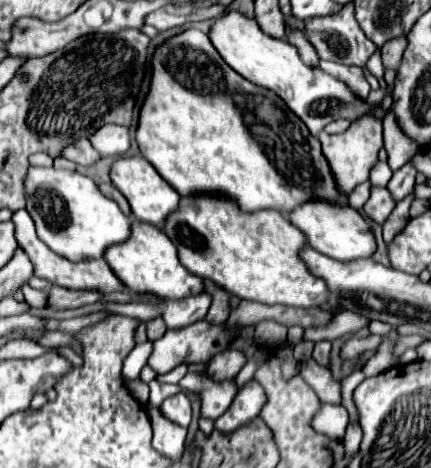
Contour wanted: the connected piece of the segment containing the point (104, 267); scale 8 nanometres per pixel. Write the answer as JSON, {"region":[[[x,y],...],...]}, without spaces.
{"region":[[[22,208],[18,212],[14,212],[12,222],[16,224],[16,240],[18,246],[30,256],[32,264],[34,264],[34,274],[38,278],[48,280],[50,284],[62,286],[62,288],[70,288],[70,290],[96,290],[102,296],[114,294],[114,292],[126,292],[126,286],[118,280],[118,276],[110,270],[110,266],[106,264],[106,260],[98,258],[98,260],[90,260],[90,262],[70,262],[58,254],[54,254],[38,236],[34,230],[34,220],[30,218],[30,214]]]}

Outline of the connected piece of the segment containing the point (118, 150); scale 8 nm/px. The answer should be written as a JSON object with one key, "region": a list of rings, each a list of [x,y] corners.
{"region":[[[106,124],[90,136],[92,146],[102,156],[122,156],[130,150],[130,130],[118,124]]]}

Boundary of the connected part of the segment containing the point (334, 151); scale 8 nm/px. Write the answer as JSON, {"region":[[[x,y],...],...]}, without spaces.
{"region":[[[362,116],[360,120],[352,122],[350,128],[342,134],[320,134],[322,152],[330,162],[330,168],[334,172],[334,178],[338,180],[338,188],[346,194],[350,194],[358,184],[368,180],[370,168],[378,160],[378,150],[382,148],[382,122],[372,116]]]}

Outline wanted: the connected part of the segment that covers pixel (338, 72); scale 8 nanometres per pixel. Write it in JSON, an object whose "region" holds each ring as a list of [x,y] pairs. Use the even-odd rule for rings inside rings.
{"region":[[[320,60],[320,66],[326,72],[334,74],[336,78],[340,78],[342,82],[346,82],[360,98],[366,98],[368,96],[370,86],[368,86],[368,82],[364,78],[362,68],[358,68],[358,66],[338,66],[336,62],[330,62],[330,60]]]}

